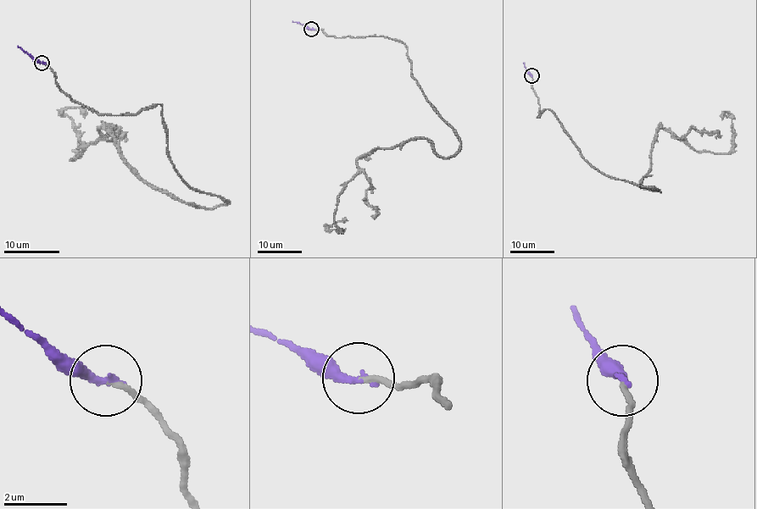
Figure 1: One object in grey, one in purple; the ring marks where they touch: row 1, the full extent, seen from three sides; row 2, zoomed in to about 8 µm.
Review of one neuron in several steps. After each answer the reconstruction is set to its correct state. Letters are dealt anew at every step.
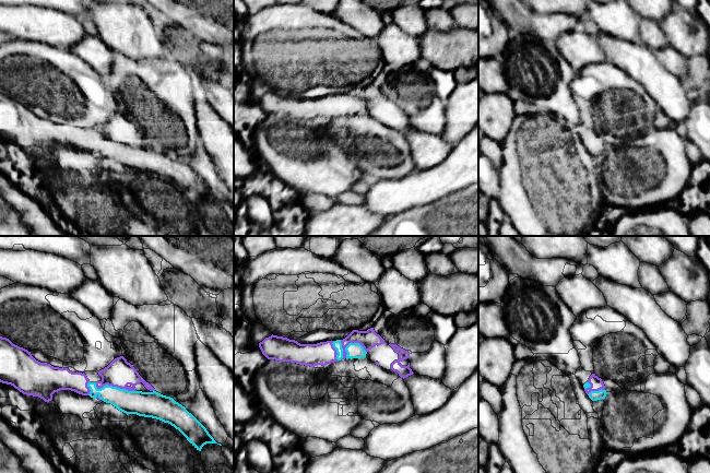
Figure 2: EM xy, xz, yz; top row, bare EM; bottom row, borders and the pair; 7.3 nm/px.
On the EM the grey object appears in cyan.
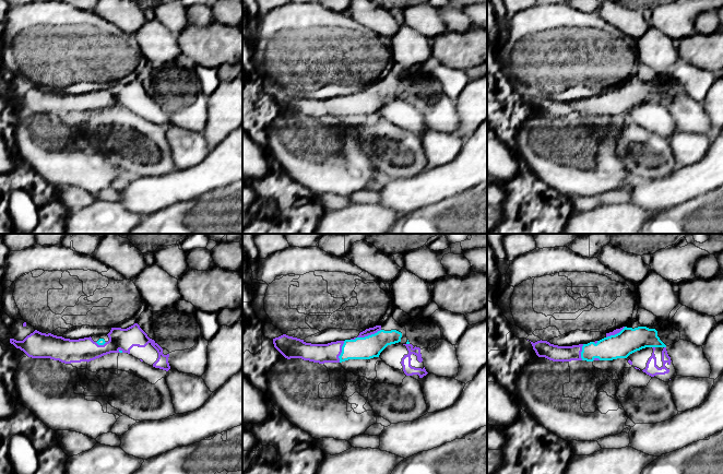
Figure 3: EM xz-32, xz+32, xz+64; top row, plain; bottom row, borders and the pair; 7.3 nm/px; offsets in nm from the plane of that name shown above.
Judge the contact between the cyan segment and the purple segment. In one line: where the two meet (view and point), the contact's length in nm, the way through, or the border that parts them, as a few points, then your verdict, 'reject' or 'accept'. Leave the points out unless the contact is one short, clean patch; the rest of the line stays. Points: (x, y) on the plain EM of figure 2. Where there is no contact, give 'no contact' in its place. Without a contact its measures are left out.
contact xz (351, 98); length 220 nm; accept

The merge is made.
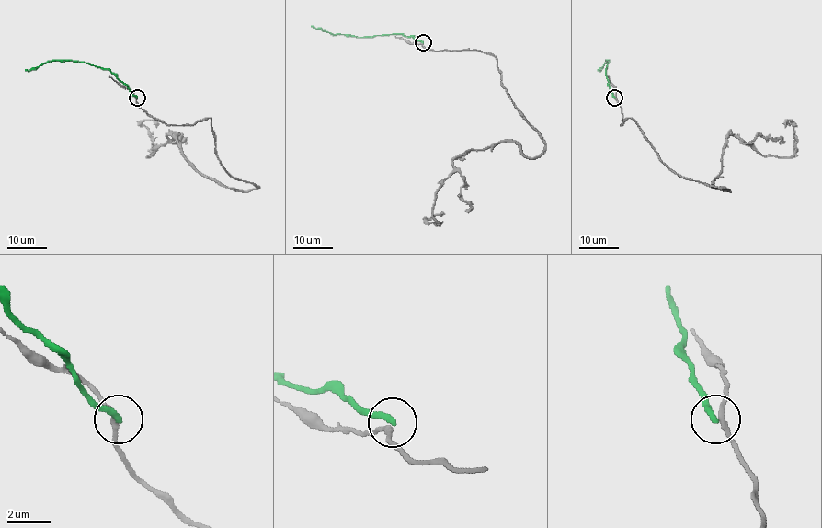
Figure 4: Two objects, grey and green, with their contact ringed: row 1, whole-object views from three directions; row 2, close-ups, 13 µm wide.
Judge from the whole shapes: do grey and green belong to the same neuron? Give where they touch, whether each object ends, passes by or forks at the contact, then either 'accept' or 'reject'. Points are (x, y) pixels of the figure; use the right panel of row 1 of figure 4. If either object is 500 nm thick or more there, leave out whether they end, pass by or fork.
place (614, 97); grey passes by; green ends; reject

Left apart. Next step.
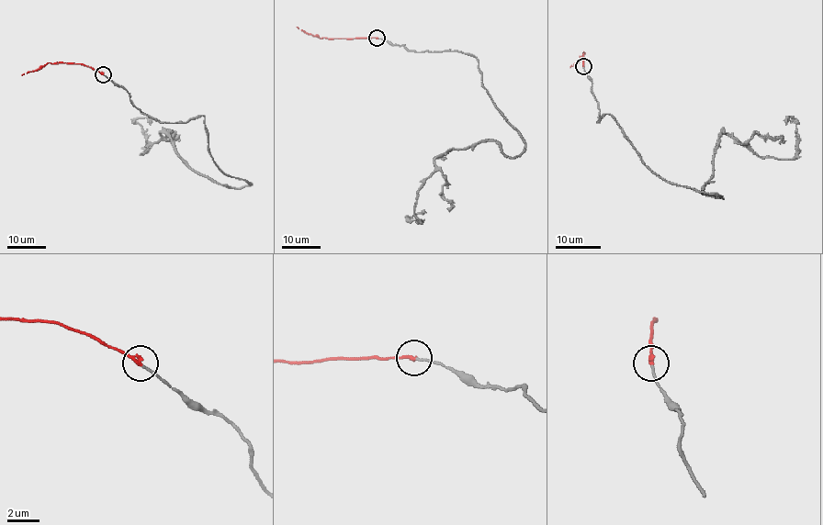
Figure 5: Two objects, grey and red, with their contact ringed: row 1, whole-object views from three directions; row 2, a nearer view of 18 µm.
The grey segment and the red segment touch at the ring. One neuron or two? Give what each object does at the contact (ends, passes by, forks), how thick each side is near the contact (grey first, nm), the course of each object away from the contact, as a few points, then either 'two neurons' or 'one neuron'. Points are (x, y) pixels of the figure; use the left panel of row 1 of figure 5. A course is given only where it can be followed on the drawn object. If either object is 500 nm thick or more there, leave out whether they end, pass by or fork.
grey ends | red ends | 130/240 nm | grey via (104, 74), (161, 122), (204, 117), (251, 184), (161, 132), (140, 154), (150, 125) | red via (102, 74), (80, 63), (47, 62), (22, 75) | one neuron

